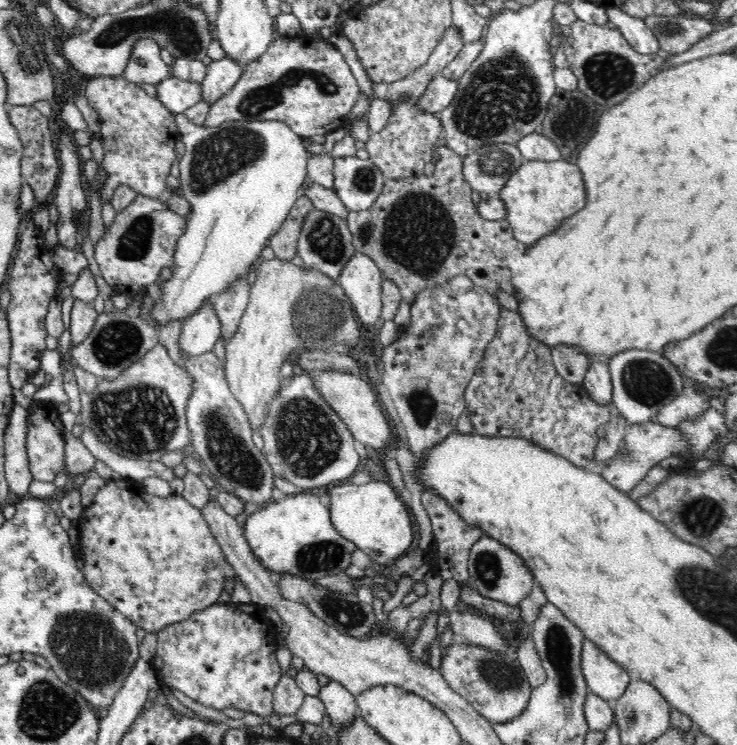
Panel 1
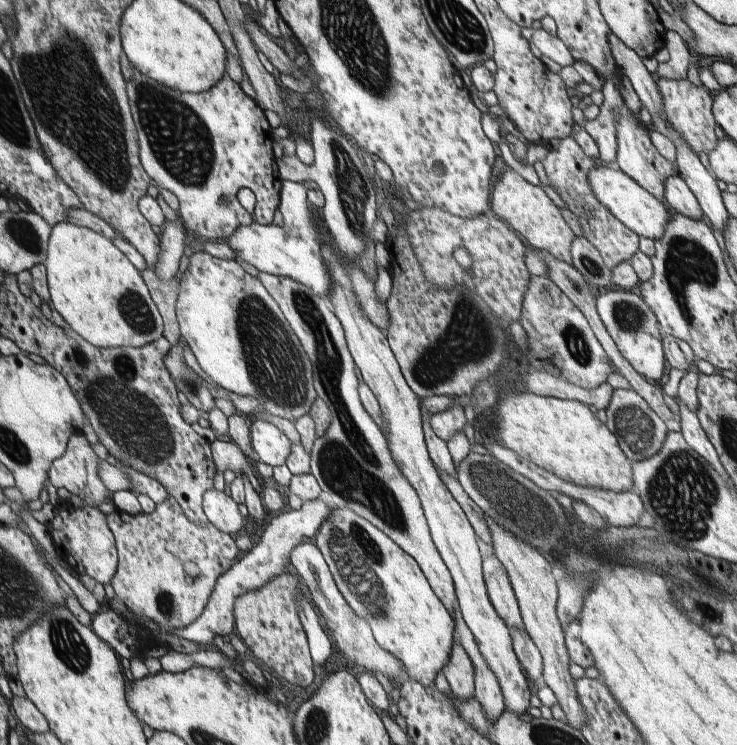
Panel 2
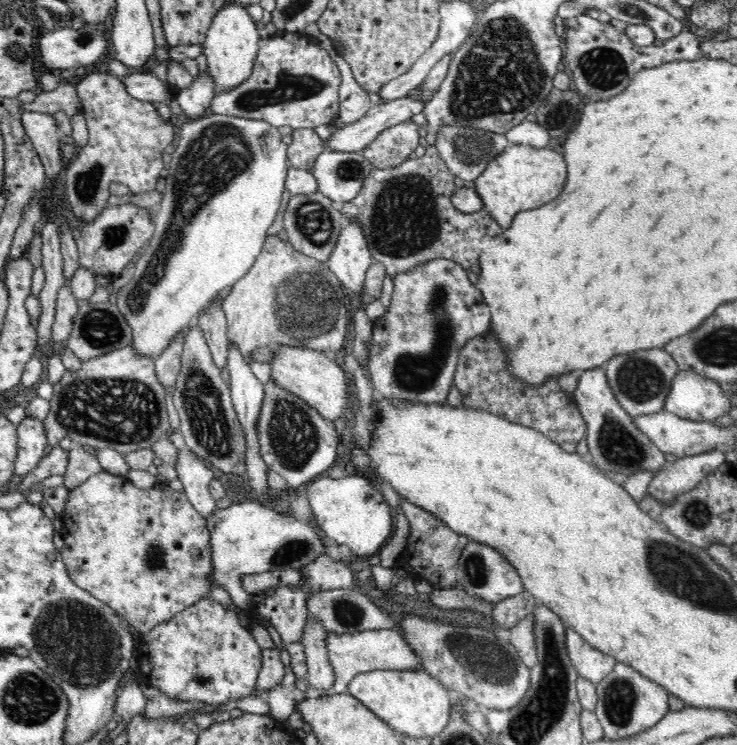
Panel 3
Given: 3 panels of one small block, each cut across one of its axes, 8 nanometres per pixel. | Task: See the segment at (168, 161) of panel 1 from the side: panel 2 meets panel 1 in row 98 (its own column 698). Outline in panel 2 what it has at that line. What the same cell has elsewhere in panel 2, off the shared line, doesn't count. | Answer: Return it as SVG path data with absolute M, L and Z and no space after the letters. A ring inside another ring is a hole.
M657 78L656 84L660 88L662 100L664 100L664 118L670 128L674 128L680 138L688 144L688 147L696 156L698 154L710 154L716 148L716 122L713 114L713 100L710 92L703 86L696 86L685 80L673 80L668 78Z

